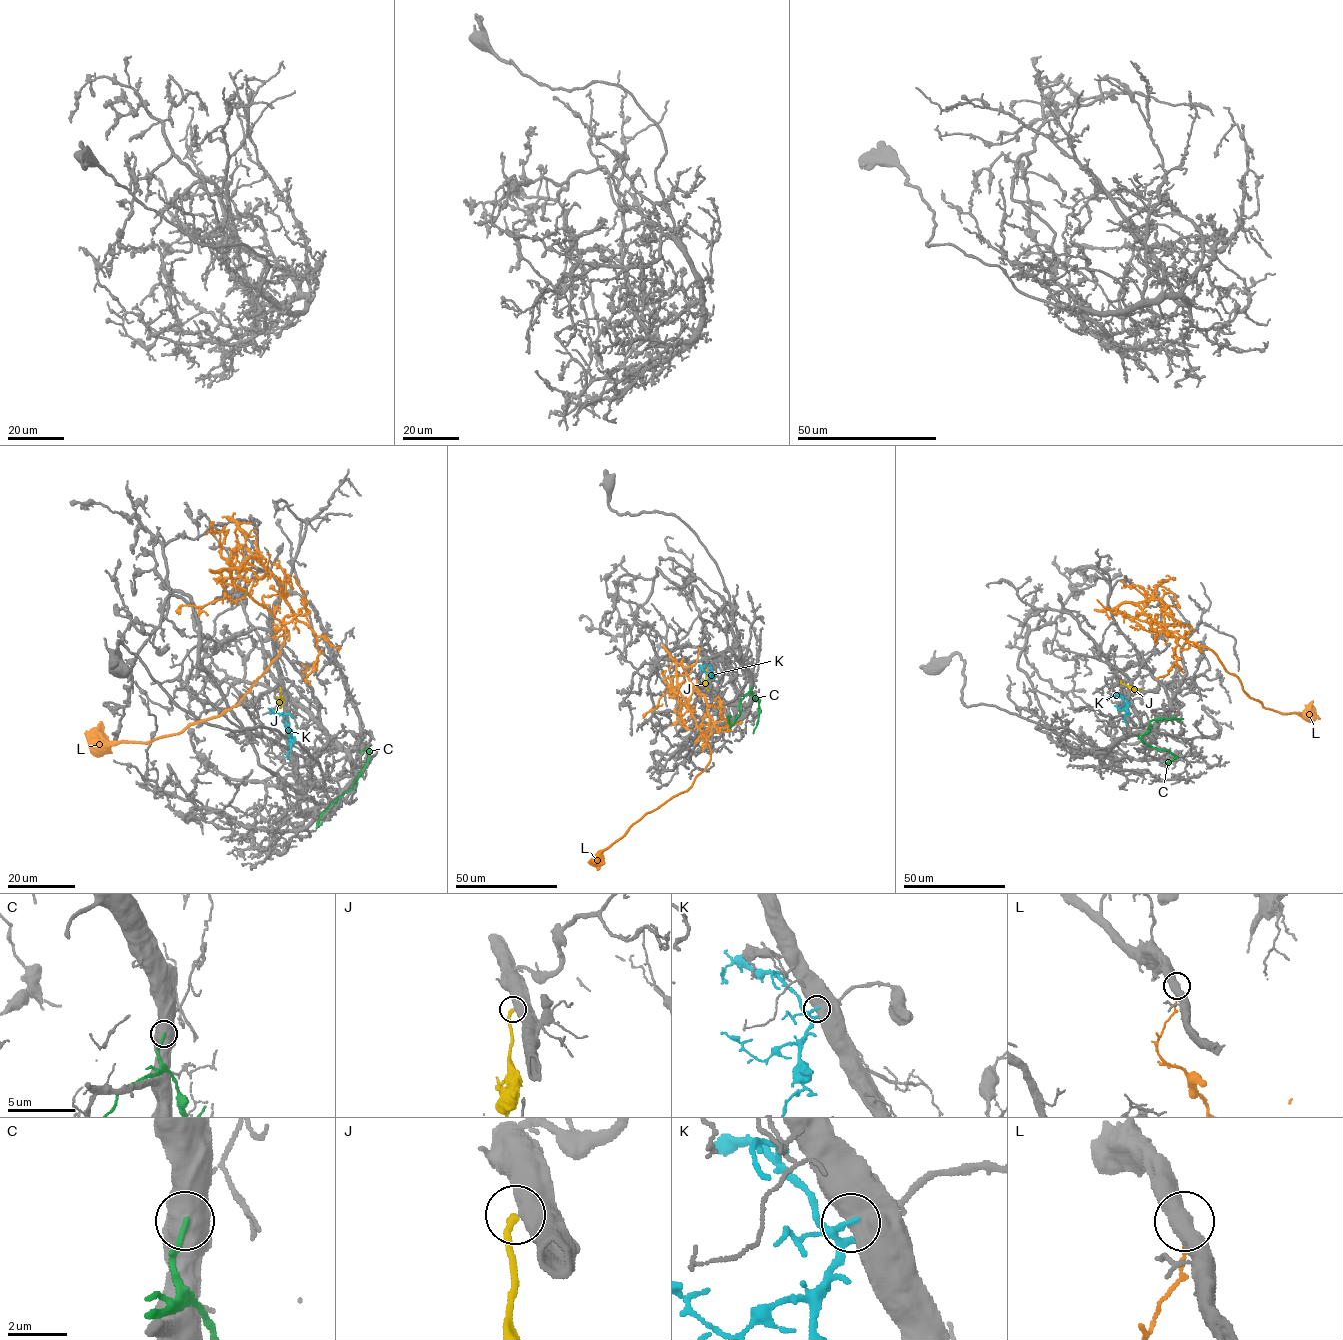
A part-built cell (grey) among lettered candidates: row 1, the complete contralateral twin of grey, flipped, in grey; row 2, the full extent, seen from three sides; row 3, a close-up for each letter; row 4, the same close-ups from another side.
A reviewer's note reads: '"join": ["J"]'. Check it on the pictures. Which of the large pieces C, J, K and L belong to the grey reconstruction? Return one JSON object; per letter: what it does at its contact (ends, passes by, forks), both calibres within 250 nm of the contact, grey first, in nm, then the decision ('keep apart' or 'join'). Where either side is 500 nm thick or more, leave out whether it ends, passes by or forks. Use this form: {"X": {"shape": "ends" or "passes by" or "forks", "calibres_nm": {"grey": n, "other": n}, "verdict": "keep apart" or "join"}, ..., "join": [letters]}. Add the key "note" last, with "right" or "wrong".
{"C": {"calibres_nm": {"grey": 750, "other": 190}, "verdict": "keep apart"}, "J": {"calibres_nm": {"grey": 700, "other": 260}, "verdict": "join"}, "K": {"calibres_nm": {"grey": 800, "other": 140}, "verdict": "keep apart"}, "L": {"calibres_nm": {"grey": 550, "other": 130}, "verdict": "keep apart"}, "join": ["J"], "note": "right"}

